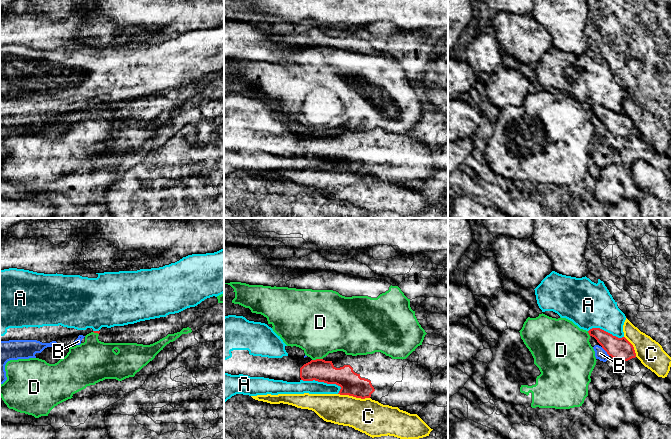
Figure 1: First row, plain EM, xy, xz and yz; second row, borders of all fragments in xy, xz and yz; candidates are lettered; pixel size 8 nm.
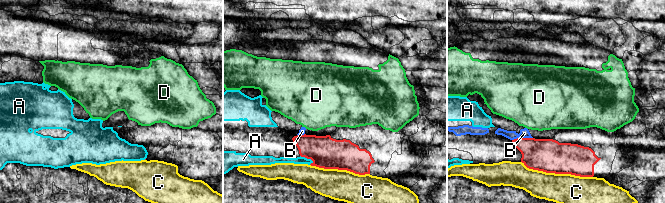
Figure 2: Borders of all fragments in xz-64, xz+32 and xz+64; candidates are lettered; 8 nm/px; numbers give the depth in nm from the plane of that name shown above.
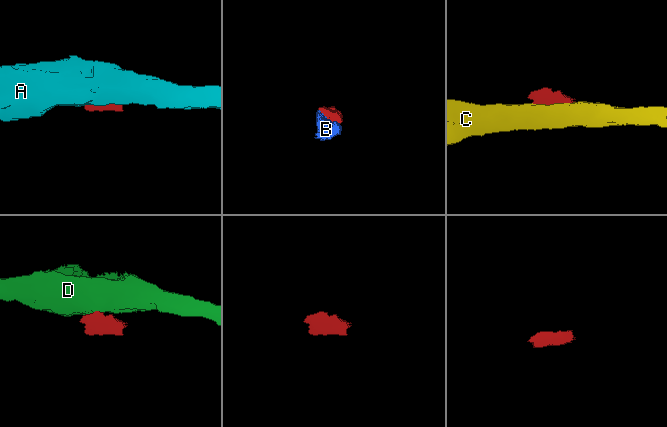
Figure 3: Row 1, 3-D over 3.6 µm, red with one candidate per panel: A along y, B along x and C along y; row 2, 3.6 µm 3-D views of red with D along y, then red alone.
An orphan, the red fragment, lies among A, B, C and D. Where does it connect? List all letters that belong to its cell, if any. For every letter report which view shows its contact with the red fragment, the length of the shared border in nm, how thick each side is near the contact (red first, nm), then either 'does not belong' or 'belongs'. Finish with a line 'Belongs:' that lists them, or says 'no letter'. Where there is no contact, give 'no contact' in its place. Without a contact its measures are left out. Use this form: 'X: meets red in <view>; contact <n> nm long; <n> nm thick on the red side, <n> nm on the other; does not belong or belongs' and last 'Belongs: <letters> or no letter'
A: meets red in xz; contact 340 nm long; 180 nm thick on the red side, 110 nm on the other; does not belong
B: meets red in yz; contact 100 nm long; 180 nm thick on the red side, 90 nm on the other; belongs
C: meets red in xz; contact 260 nm long; 180 nm thick on the red side, 280 nm on the other; does not belong
D: meets red in xz; contact 90 nm long; 180 nm thick on the red side, 440 nm on the other; does not belong
Belongs: B

